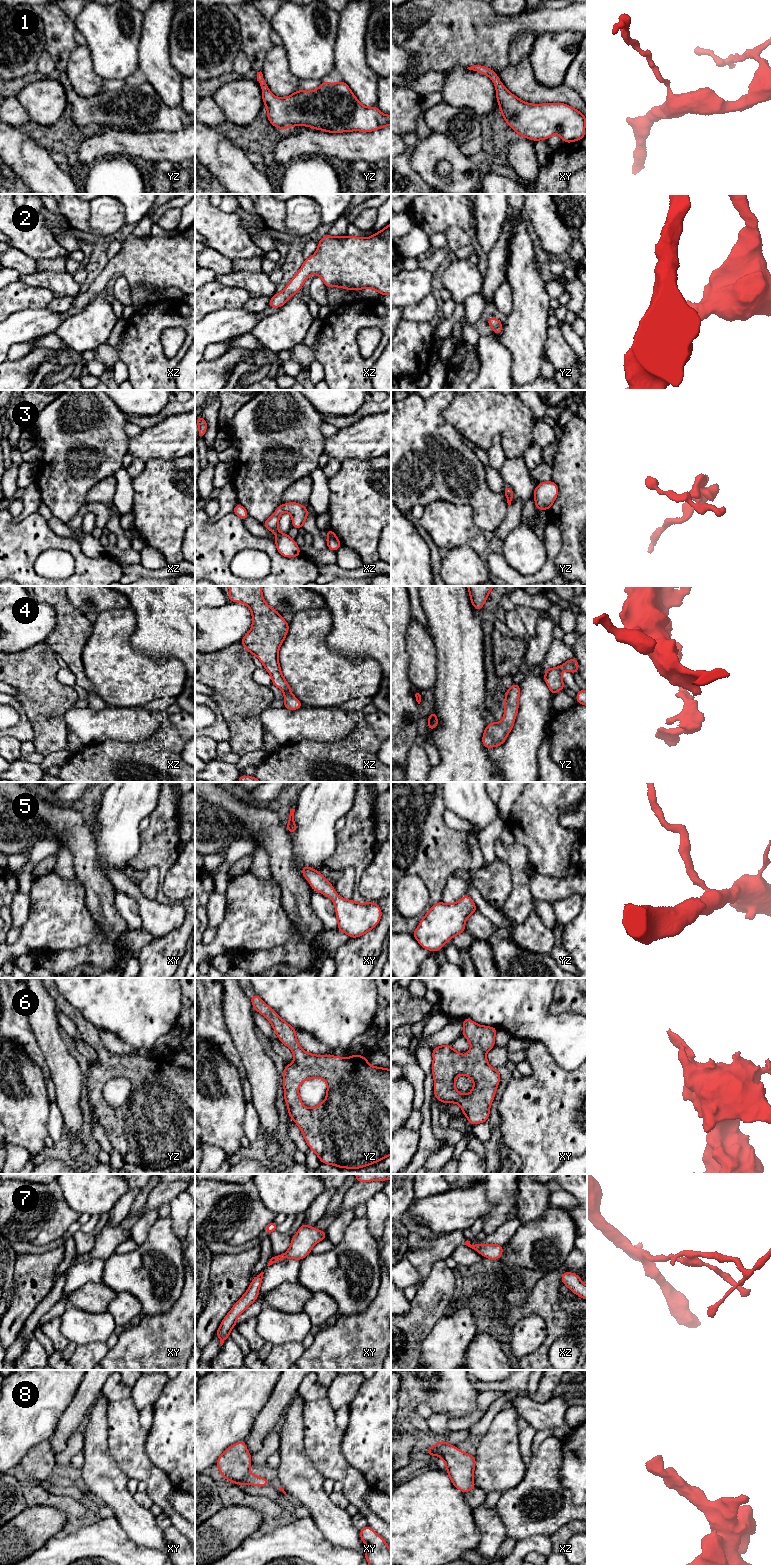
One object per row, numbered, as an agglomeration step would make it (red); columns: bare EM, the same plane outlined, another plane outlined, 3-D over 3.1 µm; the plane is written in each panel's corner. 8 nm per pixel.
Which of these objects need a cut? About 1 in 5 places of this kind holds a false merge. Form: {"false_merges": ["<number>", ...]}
{"false_merges": []}

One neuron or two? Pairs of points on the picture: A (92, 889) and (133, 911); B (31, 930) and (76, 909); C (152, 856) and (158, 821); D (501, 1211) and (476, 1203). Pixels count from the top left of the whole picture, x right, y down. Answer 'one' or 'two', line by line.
A: two
B: one
C: one
D: two

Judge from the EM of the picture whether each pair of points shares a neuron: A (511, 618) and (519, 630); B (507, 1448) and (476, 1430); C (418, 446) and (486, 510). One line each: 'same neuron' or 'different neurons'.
A: same neuron
B: different neurons
C: same neuron

